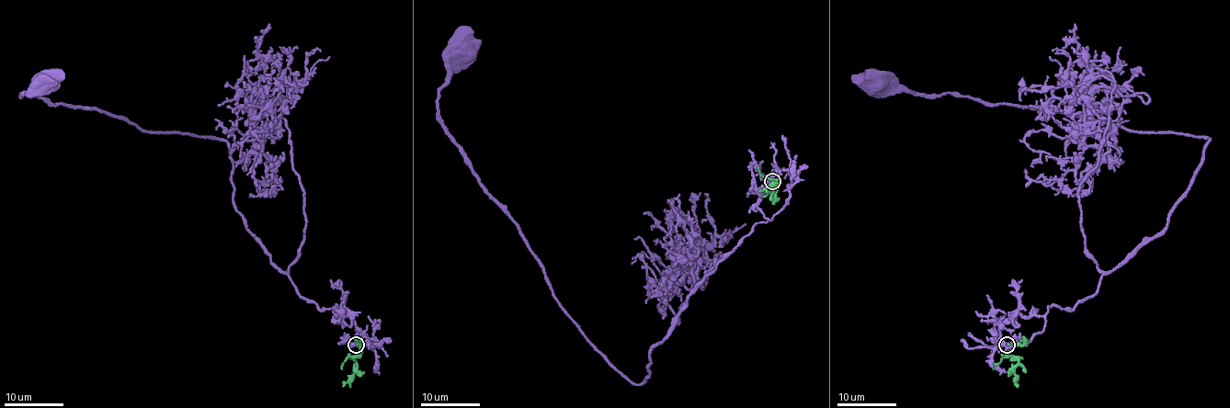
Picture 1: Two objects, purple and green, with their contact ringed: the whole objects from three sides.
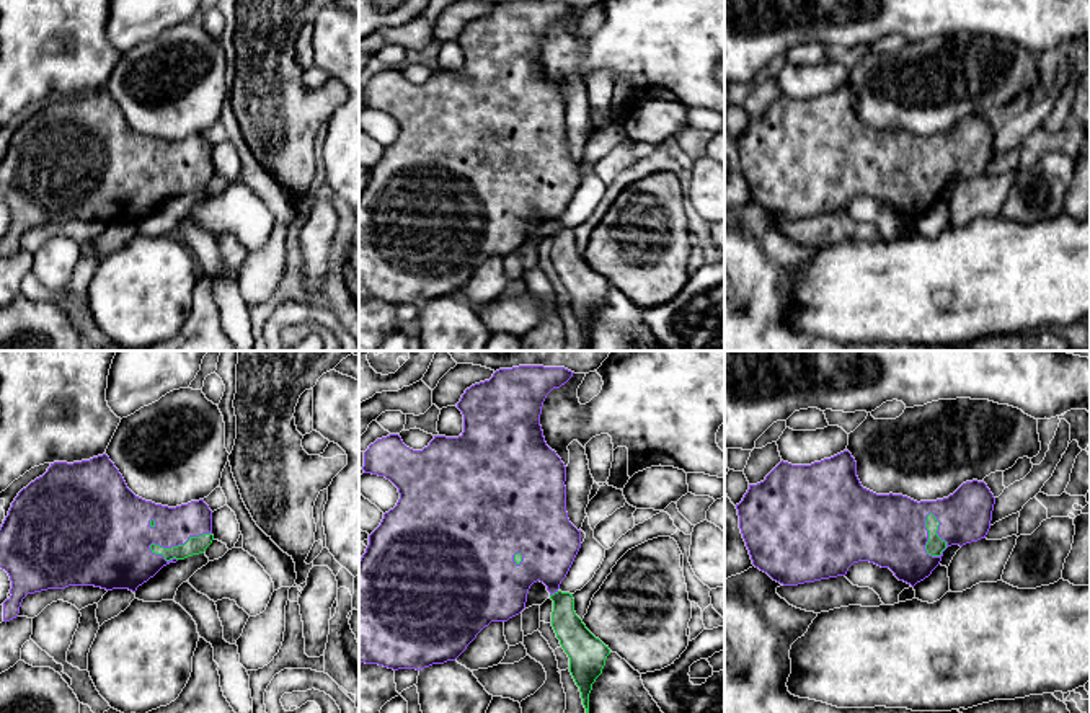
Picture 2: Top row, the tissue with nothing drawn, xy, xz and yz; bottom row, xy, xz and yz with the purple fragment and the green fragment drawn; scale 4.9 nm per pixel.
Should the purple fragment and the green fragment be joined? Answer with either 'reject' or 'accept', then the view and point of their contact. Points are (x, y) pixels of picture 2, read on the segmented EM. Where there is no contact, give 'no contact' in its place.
accept | xy (178, 544)

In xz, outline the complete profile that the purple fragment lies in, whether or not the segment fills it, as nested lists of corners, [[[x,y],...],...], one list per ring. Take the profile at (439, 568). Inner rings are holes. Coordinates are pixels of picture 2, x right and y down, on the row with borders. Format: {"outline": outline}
{"outline": [[[543,365],[499,369],[490,380],[467,388],[457,403],[463,414],[463,432],[459,437],[434,436],[428,447],[413,450],[398,434],[390,434],[364,452],[364,473],[390,480],[398,488],[400,499],[369,535],[369,545],[359,560],[361,662],[393,671],[421,671],[455,661],[491,622],[507,622],[519,615],[525,609],[530,586],[540,581],[553,600],[552,627],[569,658],[569,672],[589,713],[589,693],[610,649],[576,615],[573,594],[560,591],[581,548],[581,530],[569,522],[566,512],[566,467],[547,445],[540,426],[547,395],[565,385],[573,374],[565,367]]]}

